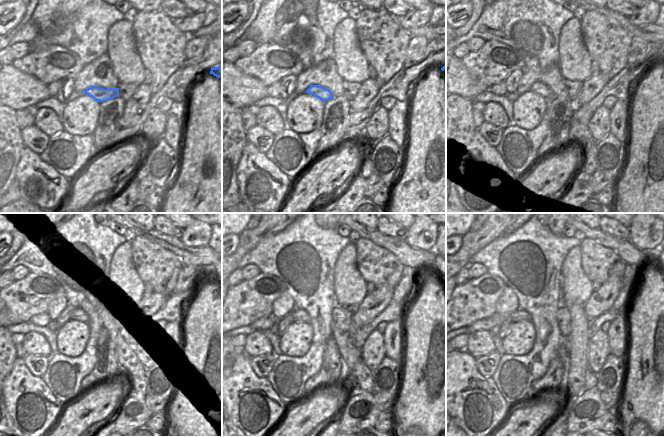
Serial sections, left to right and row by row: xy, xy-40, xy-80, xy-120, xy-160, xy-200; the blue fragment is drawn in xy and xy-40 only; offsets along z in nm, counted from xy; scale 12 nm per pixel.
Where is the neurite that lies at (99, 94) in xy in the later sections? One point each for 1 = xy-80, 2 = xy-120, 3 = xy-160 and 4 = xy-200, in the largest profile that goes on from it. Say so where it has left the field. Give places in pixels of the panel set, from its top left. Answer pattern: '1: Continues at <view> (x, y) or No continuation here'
1: Continues at xy-80 (539, 88)
2: Continues at xy-120 (78, 314)
3: Continues at xy-160 (298, 315)
4: Continues at xy-200 (520, 315).

